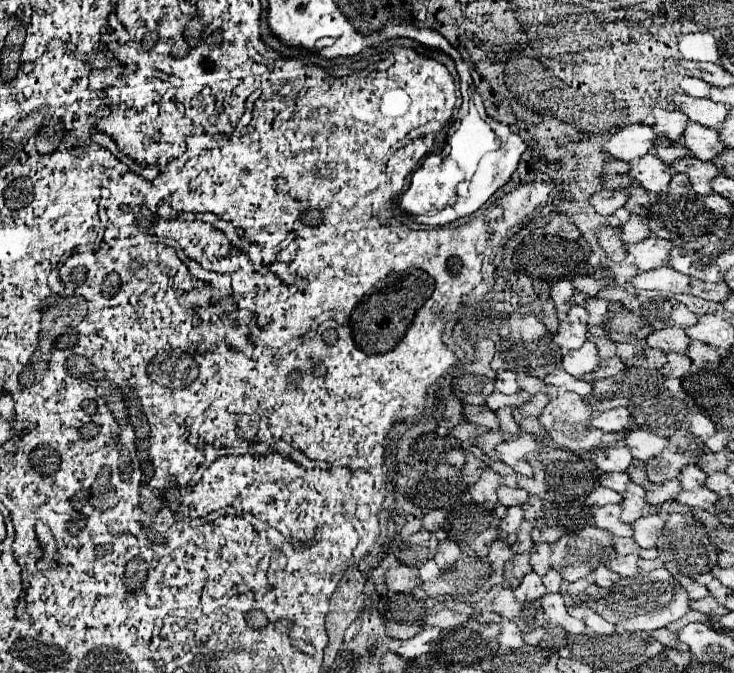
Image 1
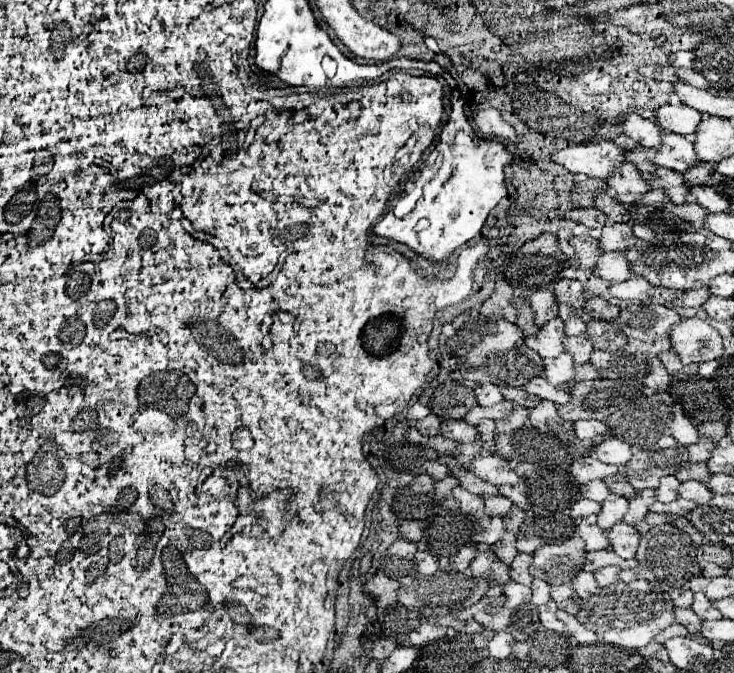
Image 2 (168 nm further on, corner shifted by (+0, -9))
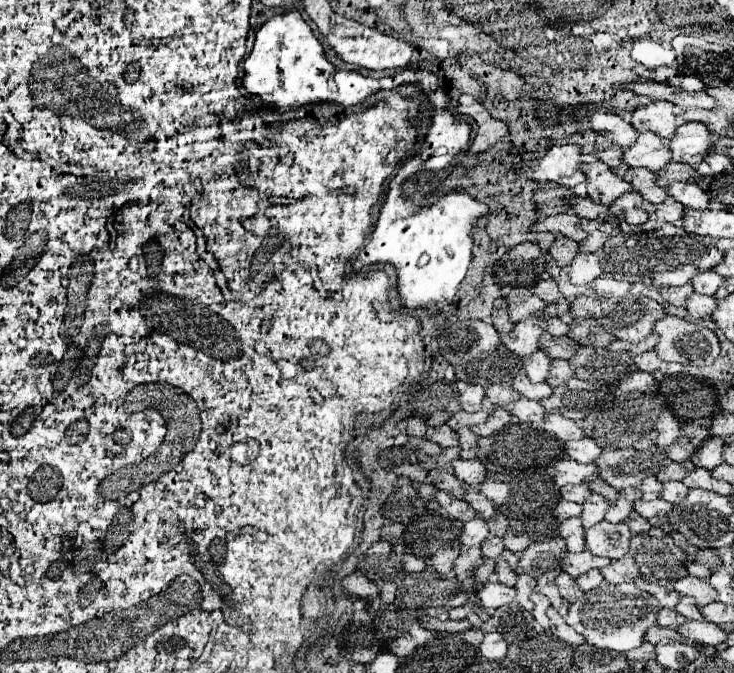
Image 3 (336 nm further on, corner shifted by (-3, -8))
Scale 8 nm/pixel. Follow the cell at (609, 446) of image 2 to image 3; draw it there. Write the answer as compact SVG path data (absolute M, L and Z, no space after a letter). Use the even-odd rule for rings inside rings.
M581 438L581 440L573 440L573 442L565 442L563 450L569 454L571 460L577 462L593 462L599 454L601 448L597 446L597 442L593 438Z

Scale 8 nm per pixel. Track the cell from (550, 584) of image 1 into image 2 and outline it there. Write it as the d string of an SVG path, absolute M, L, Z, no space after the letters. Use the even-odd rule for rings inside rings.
M534 579L532 583L532 599L530 599L534 605L542 605L546 601L550 601L550 585L542 579Z

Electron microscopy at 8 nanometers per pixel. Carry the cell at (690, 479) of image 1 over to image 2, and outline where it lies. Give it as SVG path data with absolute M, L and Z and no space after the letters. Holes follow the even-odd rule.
M668 475L668 477L662 477L662 481L660 481L660 487L656 489L656 495L658 495L658 499L660 501L676 501L680 495L678 495L678 491L680 491L680 485L682 485L682 481L678 481L674 475Z

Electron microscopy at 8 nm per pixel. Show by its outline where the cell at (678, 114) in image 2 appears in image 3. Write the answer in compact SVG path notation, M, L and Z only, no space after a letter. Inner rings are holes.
M653 100L647 106L637 108L629 122L635 130L651 130L657 136L669 138L673 136L673 128L677 128L675 106L665 100Z

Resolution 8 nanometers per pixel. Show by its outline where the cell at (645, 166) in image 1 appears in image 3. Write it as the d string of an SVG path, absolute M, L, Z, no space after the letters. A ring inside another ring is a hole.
M601 160L583 164L581 172L587 176L587 180L585 180L585 184L587 184L587 196L593 202L609 206L615 198L619 198L621 194L631 190L629 182L625 182L623 178L613 174L611 168L605 162L601 162Z

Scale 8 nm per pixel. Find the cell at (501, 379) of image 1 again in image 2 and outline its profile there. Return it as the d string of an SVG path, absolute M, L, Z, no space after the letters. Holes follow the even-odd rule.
M482 383L476 391L478 395L478 405L484 405L484 407L490 407L490 405L496 405L500 401L504 401L502 393L500 393L500 387L494 385L494 383Z

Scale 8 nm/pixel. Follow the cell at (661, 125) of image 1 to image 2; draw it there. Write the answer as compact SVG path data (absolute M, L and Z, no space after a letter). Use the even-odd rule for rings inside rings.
M632 117L628 119L622 119L624 123L624 133L630 135L634 141L642 143L644 147L658 147L660 141L662 141L662 127L658 127L652 119L642 119L642 117Z

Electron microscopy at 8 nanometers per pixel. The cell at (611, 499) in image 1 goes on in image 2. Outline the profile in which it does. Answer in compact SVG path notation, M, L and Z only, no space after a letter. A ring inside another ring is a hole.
M580 499L572 505L572 517L578 519L578 517L586 517L590 513L600 513L602 511L602 505L596 503L596 501L590 501L590 499Z

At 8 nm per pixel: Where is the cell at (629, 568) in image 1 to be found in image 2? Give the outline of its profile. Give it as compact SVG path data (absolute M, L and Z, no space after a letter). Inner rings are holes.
M606 567L606 569L600 569L600 573L596 575L596 581L600 587L608 587L612 583L618 581L618 573L620 569L618 567Z

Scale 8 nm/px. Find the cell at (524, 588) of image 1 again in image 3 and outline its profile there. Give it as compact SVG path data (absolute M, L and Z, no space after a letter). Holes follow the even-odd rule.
M487 582L479 592L479 604L485 606L485 608L499 608L499 606L505 606L509 602L513 602L515 598L515 588L509 588L509 586L503 586L499 582Z

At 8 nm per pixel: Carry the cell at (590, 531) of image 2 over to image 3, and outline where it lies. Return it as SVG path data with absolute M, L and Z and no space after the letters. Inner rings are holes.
M579 518L563 520L559 524L559 536L567 542L567 550L569 552L581 552L581 550L585 550L583 528L581 528L581 520Z

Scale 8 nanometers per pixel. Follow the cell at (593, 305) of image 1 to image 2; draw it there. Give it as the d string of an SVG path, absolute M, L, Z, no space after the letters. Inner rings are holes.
M570 317L564 321L568 335L582 335L586 333L586 321L582 317Z

